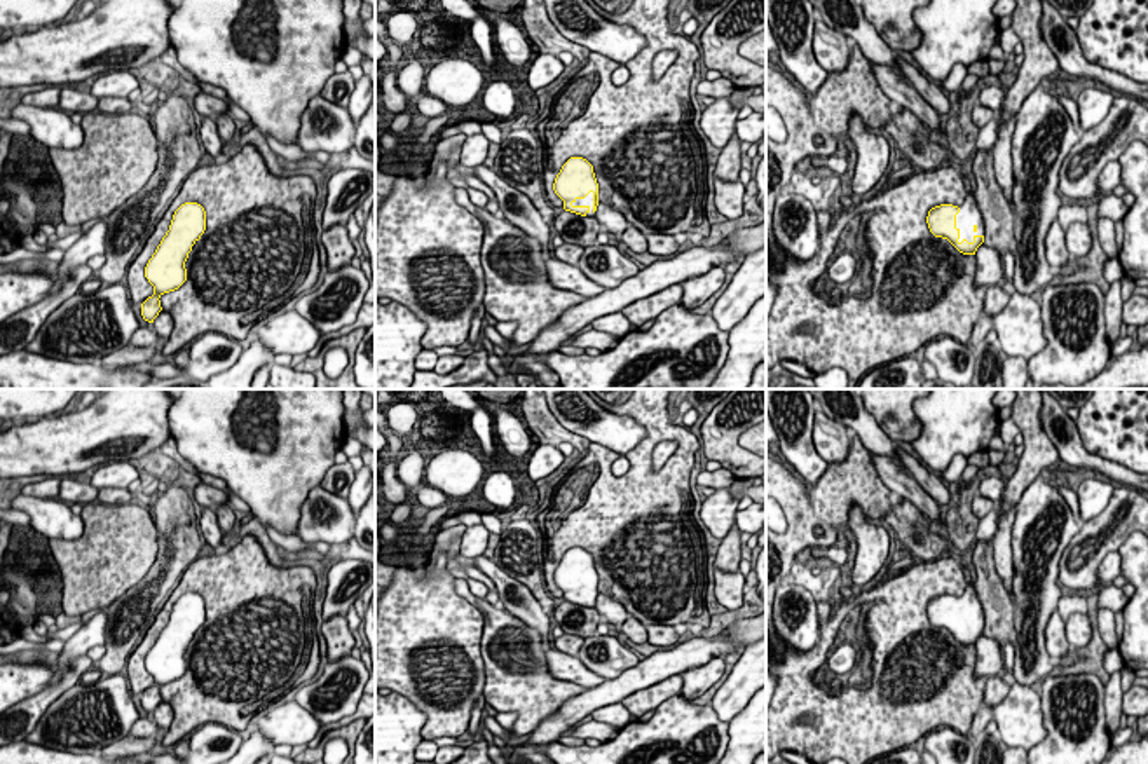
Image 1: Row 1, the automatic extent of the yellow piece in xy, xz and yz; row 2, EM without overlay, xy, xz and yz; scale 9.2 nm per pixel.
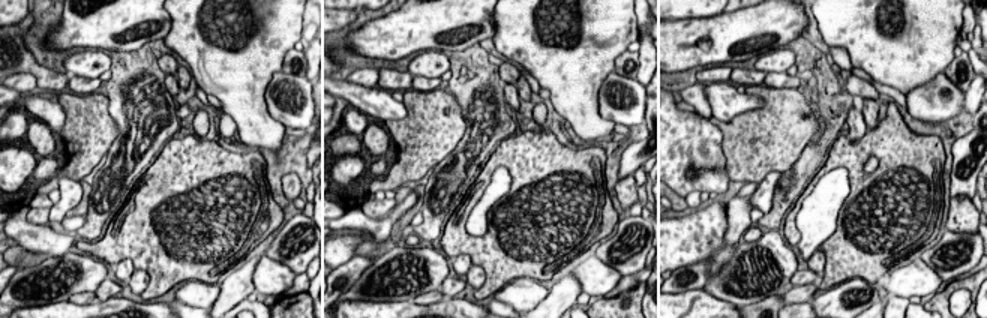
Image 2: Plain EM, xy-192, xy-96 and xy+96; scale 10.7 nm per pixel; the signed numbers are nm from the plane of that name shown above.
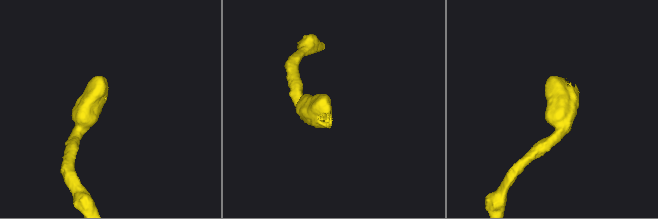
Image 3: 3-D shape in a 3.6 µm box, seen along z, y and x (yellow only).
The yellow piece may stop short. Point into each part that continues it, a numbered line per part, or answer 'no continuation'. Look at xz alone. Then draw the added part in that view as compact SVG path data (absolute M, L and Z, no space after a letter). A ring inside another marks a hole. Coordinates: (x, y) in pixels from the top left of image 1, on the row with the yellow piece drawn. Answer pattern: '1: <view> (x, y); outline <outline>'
1: xz (613, 222); outline M590 192L584 199L576 199L572 206L588 206L590 211L586 216L595 216L602 225L602 230L614 237L618 242L625 242L633 253L647 253L647 239L646 235L628 223L628 220L614 208L598 202L593 206L593 192Z

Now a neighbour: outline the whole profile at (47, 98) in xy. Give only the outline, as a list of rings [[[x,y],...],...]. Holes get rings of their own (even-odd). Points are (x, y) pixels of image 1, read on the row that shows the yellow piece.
[[[49,85],[47,89],[24,94],[21,103],[38,108],[58,108],[61,89],[61,85]]]

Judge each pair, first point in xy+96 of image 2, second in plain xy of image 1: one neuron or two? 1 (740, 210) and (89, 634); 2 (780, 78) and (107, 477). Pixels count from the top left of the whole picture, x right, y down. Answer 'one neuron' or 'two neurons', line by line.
1: two neurons
2: two neurons

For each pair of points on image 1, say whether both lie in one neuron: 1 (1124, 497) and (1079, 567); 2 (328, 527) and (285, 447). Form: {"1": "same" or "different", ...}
{"1": "same", "2": "different"}

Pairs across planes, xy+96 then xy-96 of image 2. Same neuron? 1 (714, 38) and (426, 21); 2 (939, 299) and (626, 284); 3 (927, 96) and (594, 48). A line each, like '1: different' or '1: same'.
1: same
2: different
3: different

